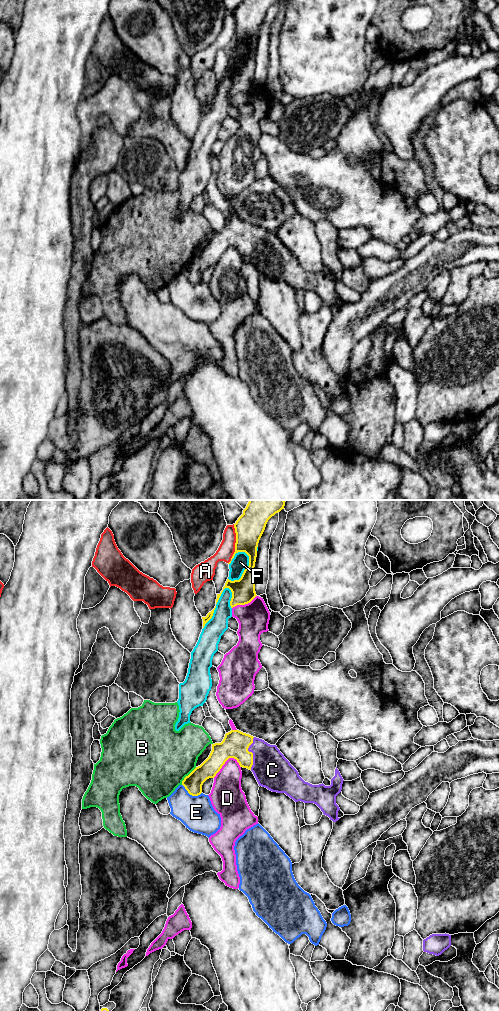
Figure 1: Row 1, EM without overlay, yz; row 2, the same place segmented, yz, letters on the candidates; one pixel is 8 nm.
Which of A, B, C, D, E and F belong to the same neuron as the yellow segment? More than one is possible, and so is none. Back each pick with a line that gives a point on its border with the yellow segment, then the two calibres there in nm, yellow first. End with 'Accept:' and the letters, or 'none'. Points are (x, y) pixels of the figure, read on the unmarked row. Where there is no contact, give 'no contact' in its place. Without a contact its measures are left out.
C: meets yellow in yz at (252, 241); 220 nm thick on the yellow side, 300 nm on the other
Accept: C

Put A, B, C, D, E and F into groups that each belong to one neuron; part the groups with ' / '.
A / B / C / D / E / F

